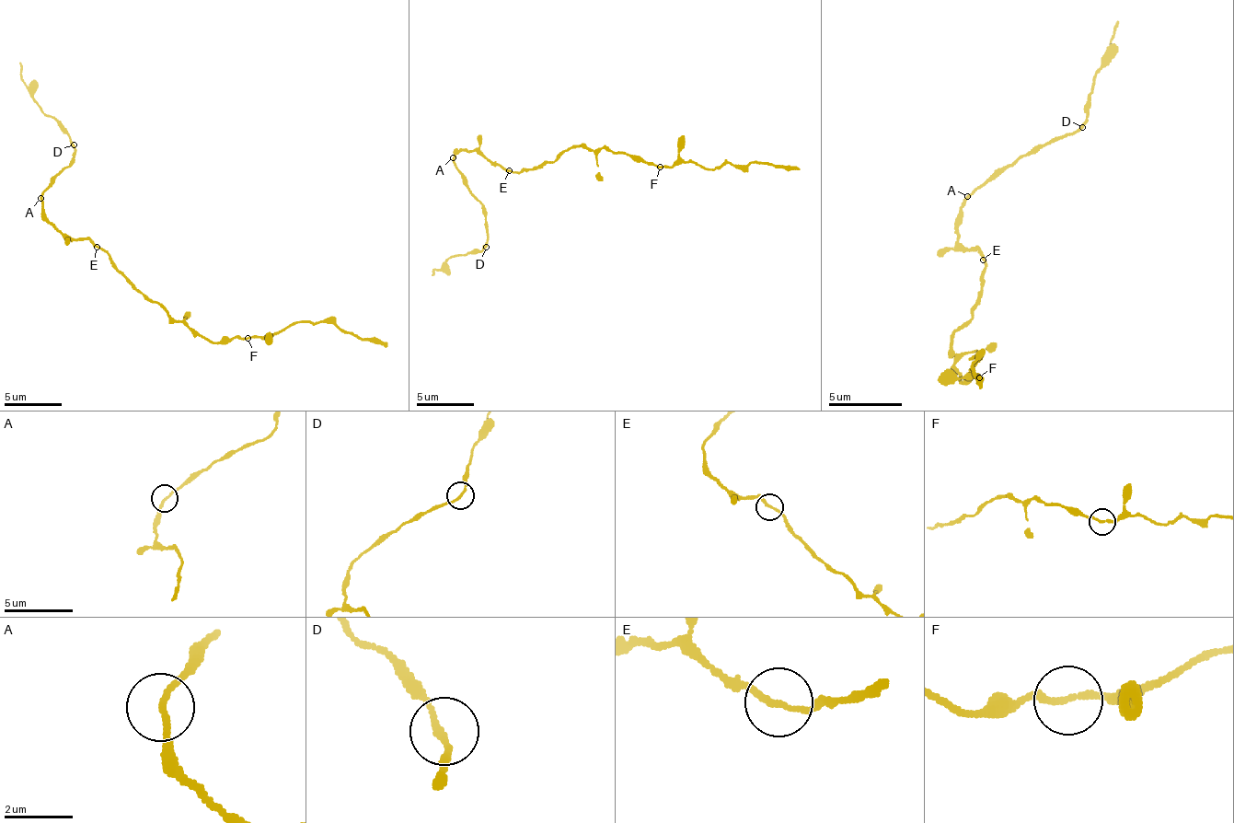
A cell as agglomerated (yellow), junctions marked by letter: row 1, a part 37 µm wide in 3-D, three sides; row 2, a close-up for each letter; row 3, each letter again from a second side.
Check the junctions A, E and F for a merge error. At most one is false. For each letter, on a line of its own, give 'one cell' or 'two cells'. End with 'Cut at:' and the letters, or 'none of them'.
A: two cells
E: one cell
F: one cell
Cut at: A

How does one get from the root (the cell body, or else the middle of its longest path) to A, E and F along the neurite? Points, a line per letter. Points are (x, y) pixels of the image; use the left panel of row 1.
A: (114, 261), (88, 238), (68, 238), (45, 215), (40, 199)
E: (114, 261), (97, 247)
F: (114, 261), (145, 295), (156, 301), (177, 321), (185, 321), (211, 341), (247, 338)

